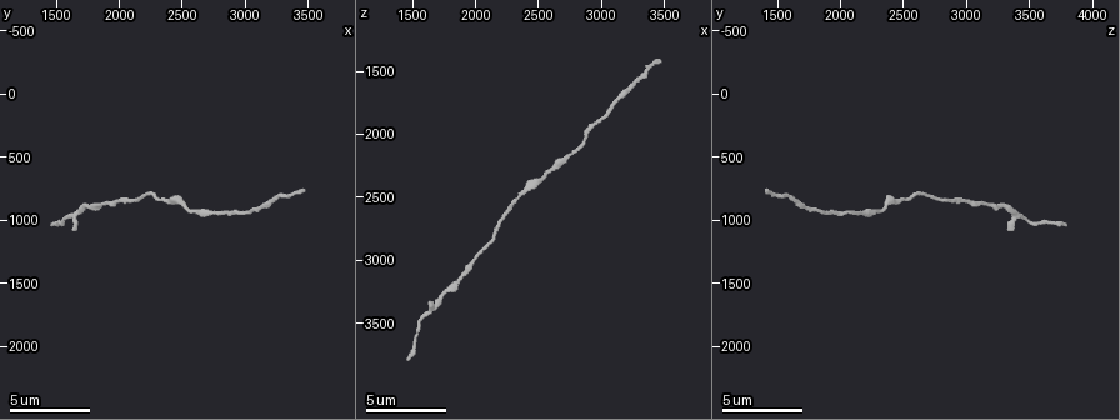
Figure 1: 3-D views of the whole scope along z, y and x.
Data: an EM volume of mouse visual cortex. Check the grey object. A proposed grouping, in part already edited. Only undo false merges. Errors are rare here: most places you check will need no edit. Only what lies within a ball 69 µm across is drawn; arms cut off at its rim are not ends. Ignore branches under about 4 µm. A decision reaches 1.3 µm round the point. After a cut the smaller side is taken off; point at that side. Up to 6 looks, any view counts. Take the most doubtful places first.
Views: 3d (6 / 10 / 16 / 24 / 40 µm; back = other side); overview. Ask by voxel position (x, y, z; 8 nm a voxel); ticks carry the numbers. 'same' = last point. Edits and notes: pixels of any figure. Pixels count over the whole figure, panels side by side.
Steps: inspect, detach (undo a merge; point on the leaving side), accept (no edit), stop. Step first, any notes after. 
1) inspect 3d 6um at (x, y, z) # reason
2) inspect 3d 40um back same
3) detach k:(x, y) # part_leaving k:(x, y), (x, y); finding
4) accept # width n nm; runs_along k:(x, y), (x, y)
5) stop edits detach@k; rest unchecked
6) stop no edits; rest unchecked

inspect 3d 10um at (1640, 940, 3380) # two arms in line, one across

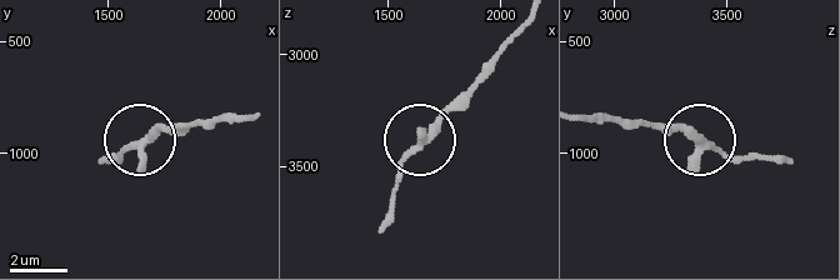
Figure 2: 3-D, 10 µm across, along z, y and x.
inspect 3d 10um back at (1650, 960, 3400)

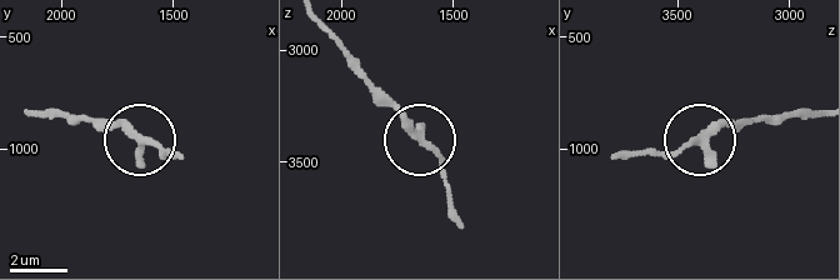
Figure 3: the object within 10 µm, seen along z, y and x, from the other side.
accept # width 240 nm; runs_along 3:(24, 111), (118, 121), (170, 156); continuous, no second neuron

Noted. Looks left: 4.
inspect 3d 6um at (2060, 860, 2880) # thick turns thin

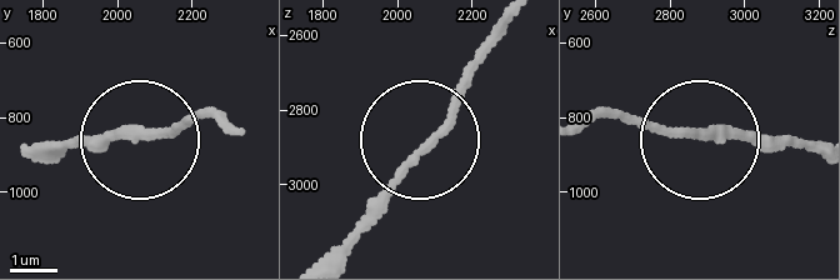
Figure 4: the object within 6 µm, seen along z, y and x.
inspect 3d 6um back at (2080, 840, 2900)

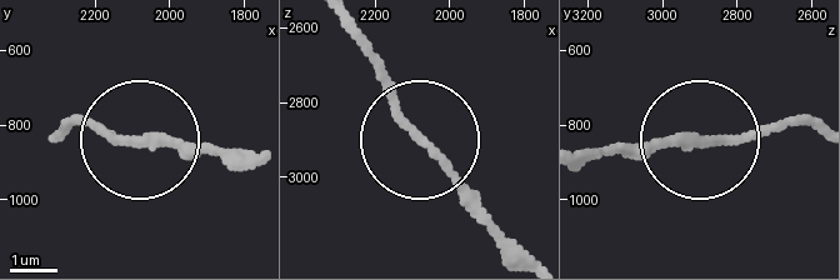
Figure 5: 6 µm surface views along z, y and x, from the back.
accept # runs_along 5:(340, 21), (404, 129), (531, 256); all the same neuron

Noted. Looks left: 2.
inspect 3d 6um at (2520, 900, 2360)

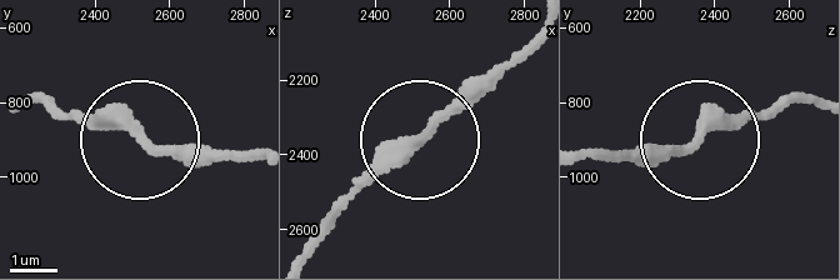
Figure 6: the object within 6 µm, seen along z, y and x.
accept # runs_along 6:(768, 111), (695, 143), (596, 155); all the same neuron

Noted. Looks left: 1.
stop no edits; rest unchecked

